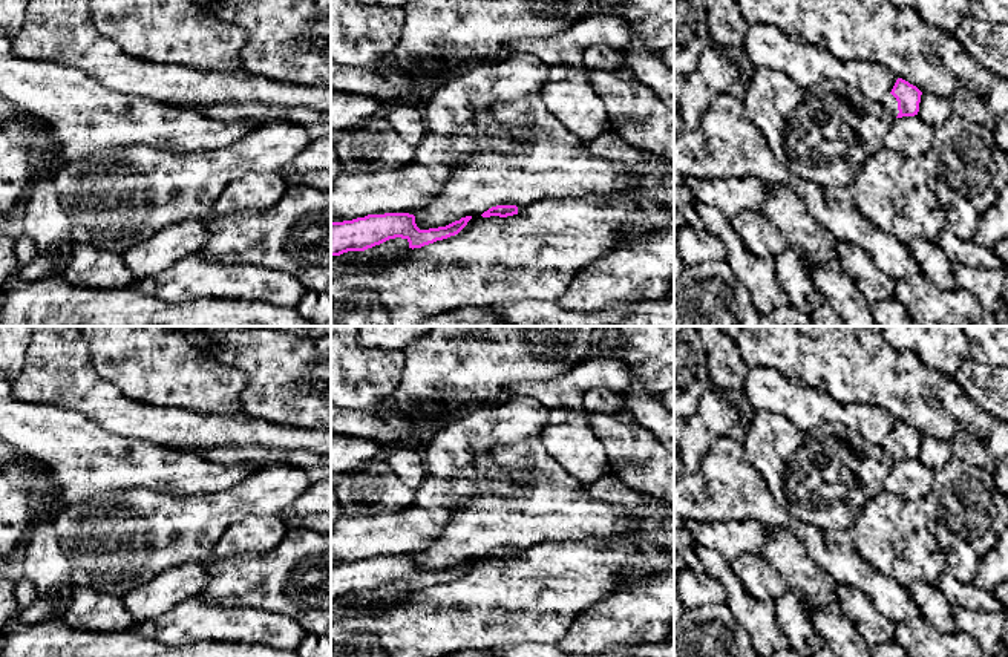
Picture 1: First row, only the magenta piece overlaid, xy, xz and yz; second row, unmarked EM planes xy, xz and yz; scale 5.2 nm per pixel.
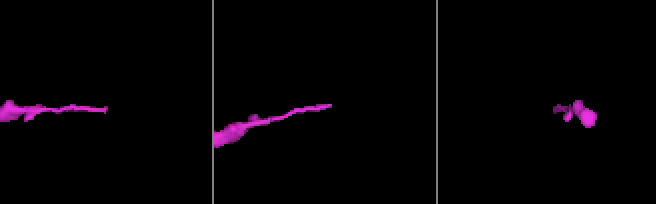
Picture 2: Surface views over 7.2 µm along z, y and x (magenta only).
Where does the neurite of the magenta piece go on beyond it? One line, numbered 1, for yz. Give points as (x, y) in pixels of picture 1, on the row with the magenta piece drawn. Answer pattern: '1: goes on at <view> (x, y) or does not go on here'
1: goes on at yz (889, 100)

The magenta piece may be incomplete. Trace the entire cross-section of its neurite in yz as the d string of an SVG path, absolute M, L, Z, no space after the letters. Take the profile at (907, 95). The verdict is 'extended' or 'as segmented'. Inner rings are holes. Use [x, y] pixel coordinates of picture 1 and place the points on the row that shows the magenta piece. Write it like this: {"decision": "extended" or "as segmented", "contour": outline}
{"decision": "extended", "contour": "M898 78L892 92L882 98L882 104L895 118L915 116L919 112L921 95L916 86Z"}

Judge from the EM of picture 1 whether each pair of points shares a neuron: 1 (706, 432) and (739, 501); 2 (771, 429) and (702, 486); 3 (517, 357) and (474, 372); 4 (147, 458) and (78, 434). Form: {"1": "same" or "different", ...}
{"1": "different", "2": "different", "3": "same", "4": "same"}

